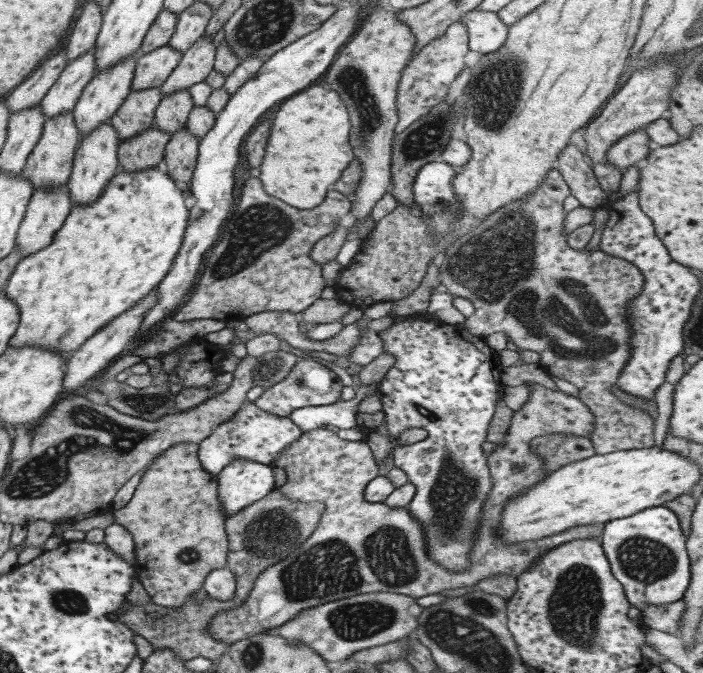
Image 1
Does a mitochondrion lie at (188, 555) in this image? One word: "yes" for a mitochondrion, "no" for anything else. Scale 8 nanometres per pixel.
yes

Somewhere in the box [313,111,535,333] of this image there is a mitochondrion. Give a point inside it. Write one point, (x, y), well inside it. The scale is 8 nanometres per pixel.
(443, 208)

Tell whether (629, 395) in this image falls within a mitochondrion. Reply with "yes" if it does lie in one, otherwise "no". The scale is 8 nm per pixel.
no

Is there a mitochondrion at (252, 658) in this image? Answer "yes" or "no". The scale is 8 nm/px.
yes

